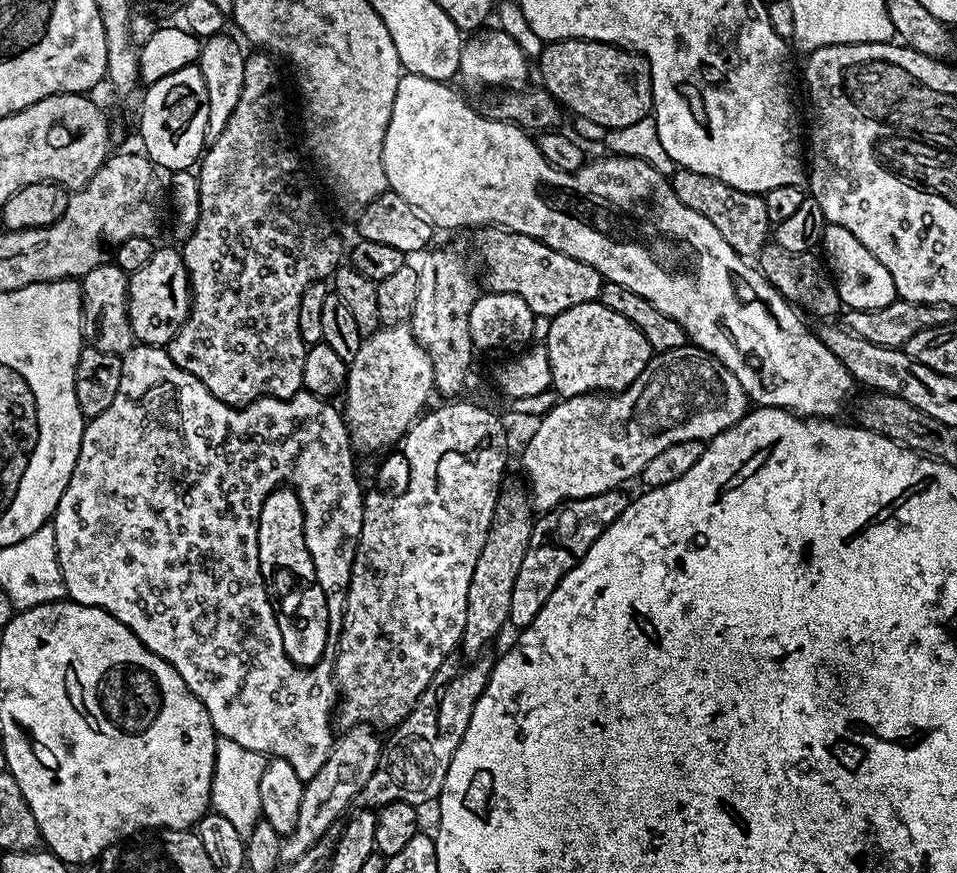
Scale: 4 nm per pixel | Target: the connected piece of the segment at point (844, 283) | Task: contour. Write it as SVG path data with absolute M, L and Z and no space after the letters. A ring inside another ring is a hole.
M828 224L824 229L822 256L836 282L840 295L840 303L848 310L878 310L882 306L890 306L890 302L898 299L894 278L890 278L890 270L846 230L841 224Z

